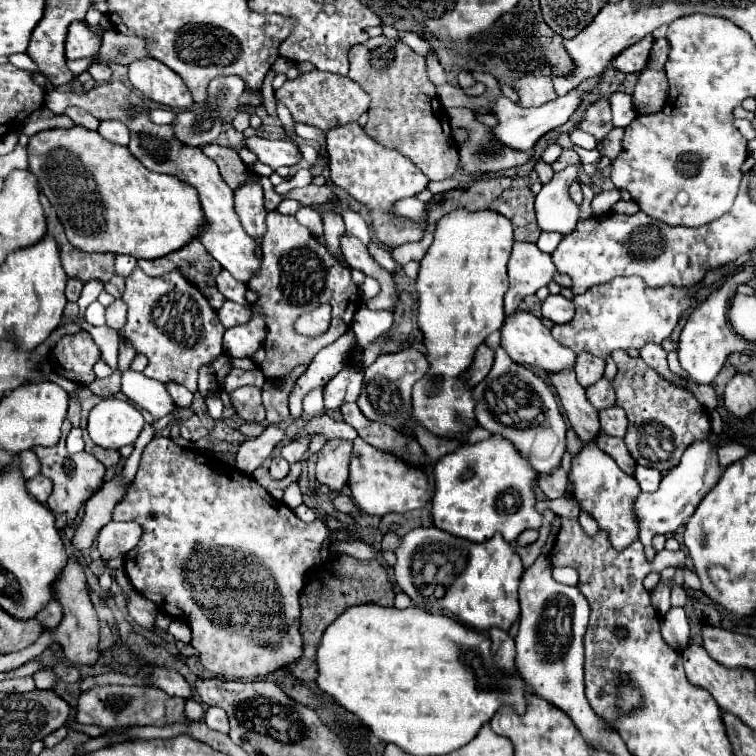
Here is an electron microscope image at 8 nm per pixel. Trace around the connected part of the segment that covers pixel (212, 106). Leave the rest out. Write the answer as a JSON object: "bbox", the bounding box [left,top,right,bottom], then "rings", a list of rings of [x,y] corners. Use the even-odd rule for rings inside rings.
{"bbox":[171,76,243,146],"rings":[[[225,76],[225,78],[215,78],[209,84],[209,100],[205,106],[199,106],[195,110],[185,110],[185,112],[177,112],[175,120],[171,122],[173,126],[173,136],[181,140],[181,144],[185,146],[207,146],[211,144],[219,132],[221,132],[221,122],[223,118],[229,114],[229,110],[237,108],[239,96],[243,94],[243,80],[239,80],[237,76]]]}

